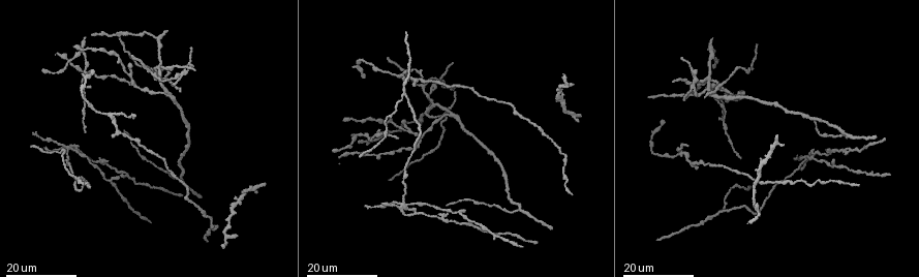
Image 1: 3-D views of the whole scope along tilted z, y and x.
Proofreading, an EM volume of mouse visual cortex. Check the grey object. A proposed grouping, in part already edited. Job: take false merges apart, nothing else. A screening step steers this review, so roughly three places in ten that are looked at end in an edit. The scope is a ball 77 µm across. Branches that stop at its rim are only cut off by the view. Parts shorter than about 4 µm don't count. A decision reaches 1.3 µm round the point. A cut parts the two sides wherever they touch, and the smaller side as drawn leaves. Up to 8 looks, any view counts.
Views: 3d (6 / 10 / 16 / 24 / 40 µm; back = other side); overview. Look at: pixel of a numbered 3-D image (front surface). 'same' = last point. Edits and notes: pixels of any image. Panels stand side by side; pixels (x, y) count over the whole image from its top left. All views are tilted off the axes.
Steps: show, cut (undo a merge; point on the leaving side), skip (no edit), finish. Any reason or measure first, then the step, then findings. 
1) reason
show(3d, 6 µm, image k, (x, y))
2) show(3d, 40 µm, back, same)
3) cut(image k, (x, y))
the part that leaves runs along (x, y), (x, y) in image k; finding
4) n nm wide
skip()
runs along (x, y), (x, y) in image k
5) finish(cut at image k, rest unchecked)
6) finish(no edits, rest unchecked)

four-way junction
show(3d, 16 µm, image 1, (709, 78))

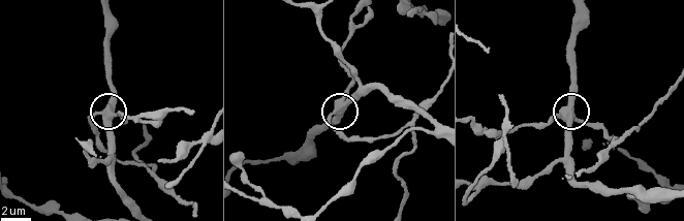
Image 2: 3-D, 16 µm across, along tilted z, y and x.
show(3d, 10 µm, image 2, (101, 113))

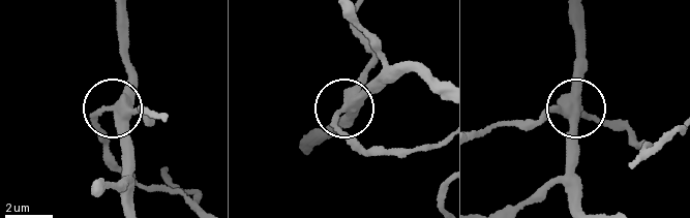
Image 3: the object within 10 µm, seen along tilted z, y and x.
360 nm wide
cut(image 3, (95, 115))
the part that leaves runs along (121, 106), (93, 117), (115, 160), (194, 197), (168, 172) in image 3; two neurons meet here

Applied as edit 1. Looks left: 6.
four or more arms meet
show(3d, 24 µm, image 1, (70, 146))

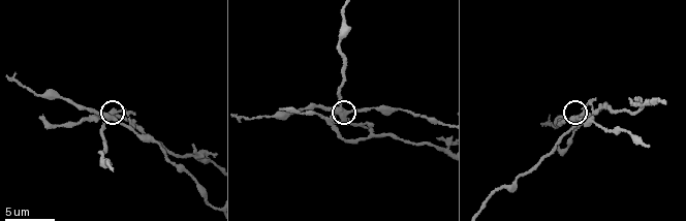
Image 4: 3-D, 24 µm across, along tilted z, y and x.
show(3d, 10 µm, image 4, (113, 116))

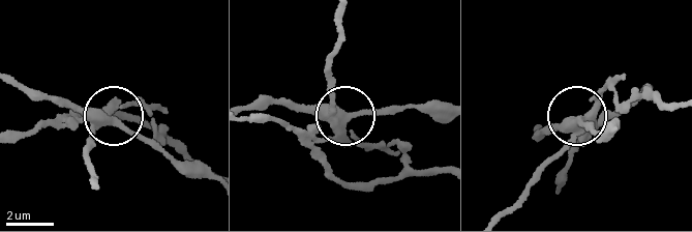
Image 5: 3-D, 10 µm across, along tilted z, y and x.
cut(image 5, (313, 147))
the part that leaves runs along (336, 122), (329, 75), (341, 22) in image 5; two neurons meet here

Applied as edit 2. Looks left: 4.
show(overview)

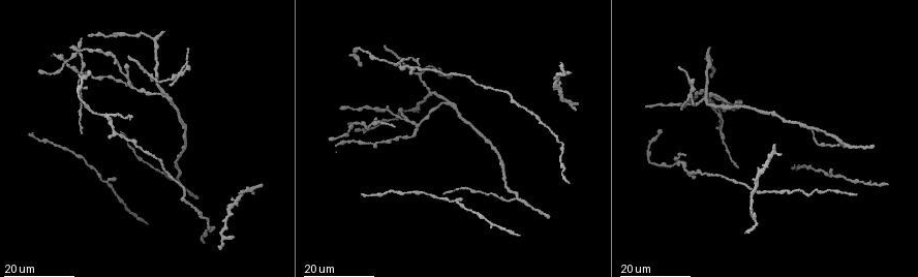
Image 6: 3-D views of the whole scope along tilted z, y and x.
a fork
show(3d, 16 µm, image 6, (455, 201))

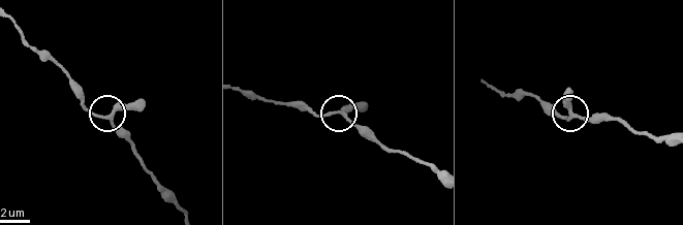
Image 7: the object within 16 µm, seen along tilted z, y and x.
show(3d, 10 µm, image 7, (572, 117))

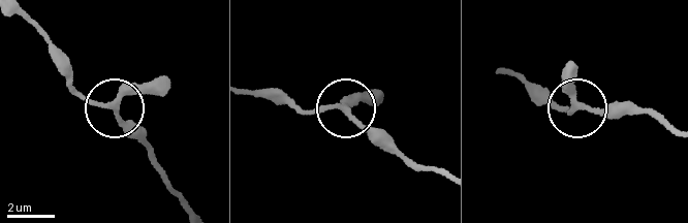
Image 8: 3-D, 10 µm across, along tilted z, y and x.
3 arms
skip()
continuous, no second neuron

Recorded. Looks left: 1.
finish(cut at image 3, cut at image 5, rest unchecked)

